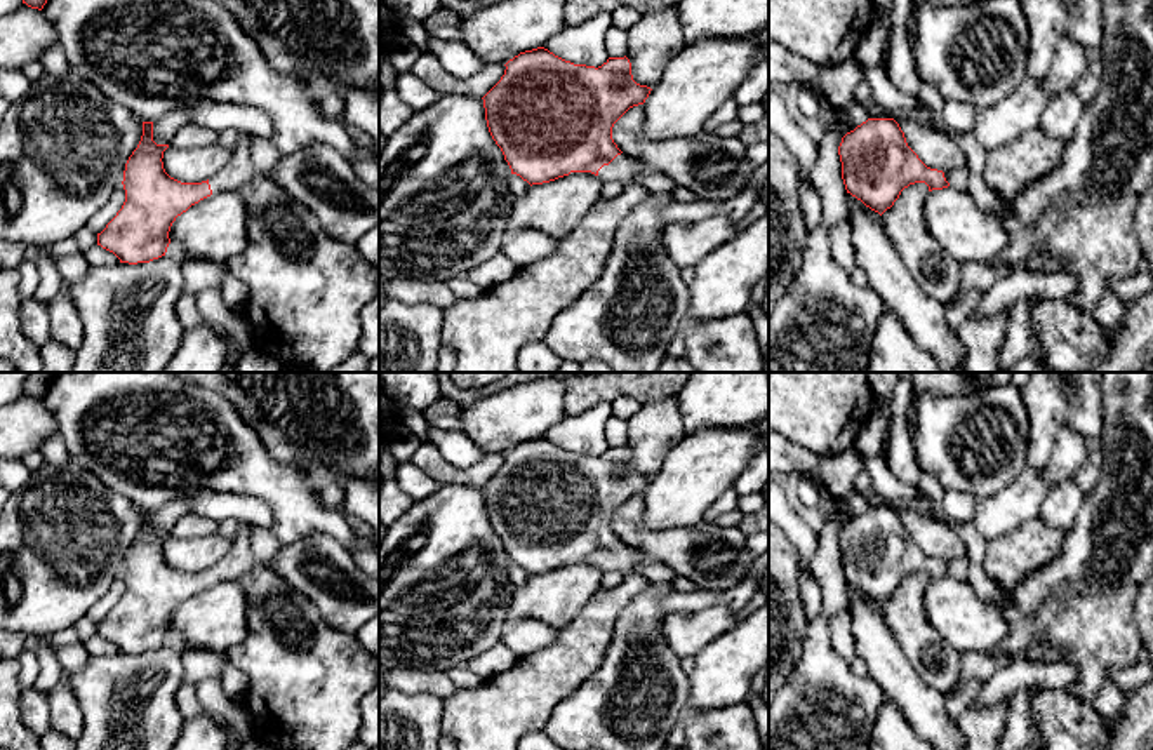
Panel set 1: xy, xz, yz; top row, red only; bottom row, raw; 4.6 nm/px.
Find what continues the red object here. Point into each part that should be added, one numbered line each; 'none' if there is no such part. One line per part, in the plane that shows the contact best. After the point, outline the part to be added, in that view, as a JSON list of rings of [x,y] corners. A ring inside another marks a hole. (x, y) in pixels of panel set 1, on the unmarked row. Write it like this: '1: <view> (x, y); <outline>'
1: xz (625, 559); [[[621,543],[609,555],[603,555],[598,560],[598,567],[603,573],[617,571],[626,576],[630,573],[635,573],[640,567],[643,559],[645,559],[645,555],[640,550],[636,550],[626,543]]]

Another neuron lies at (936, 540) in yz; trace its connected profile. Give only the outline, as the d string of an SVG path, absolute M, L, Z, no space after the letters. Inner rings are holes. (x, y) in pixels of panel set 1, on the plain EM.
M903 510L899 517L904 522L908 536L927 557L946 562L958 560L967 555L965 543L946 524L925 519L913 510Z

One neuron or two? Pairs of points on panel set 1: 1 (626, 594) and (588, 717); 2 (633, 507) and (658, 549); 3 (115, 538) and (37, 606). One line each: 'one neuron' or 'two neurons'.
1: two neurons
2: one neuron
3: one neuron

